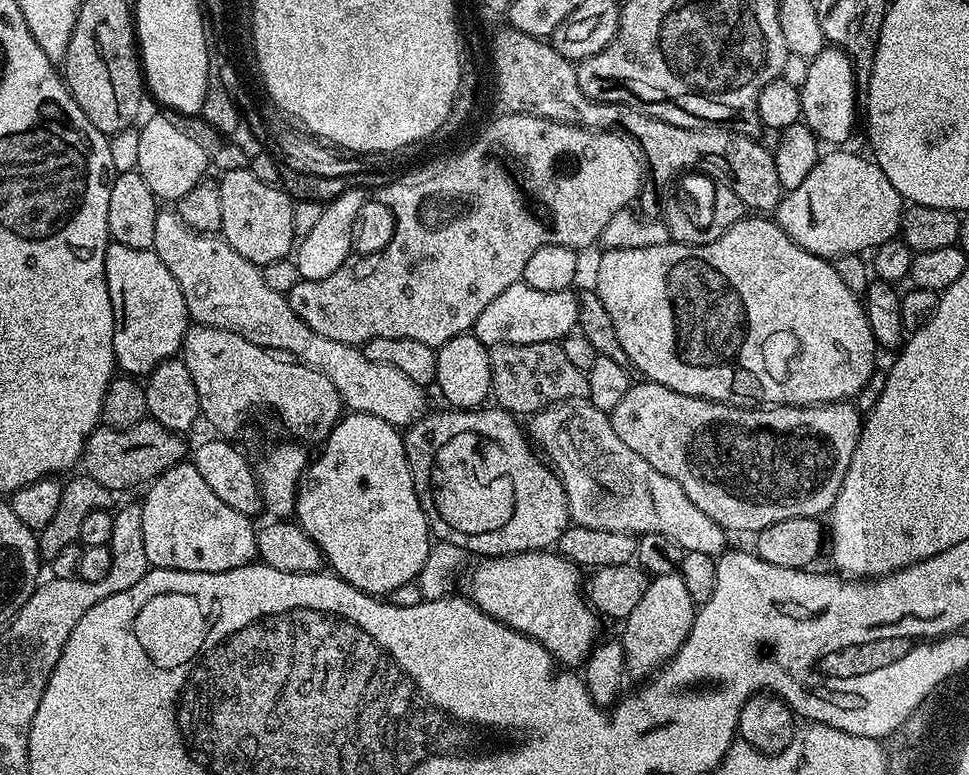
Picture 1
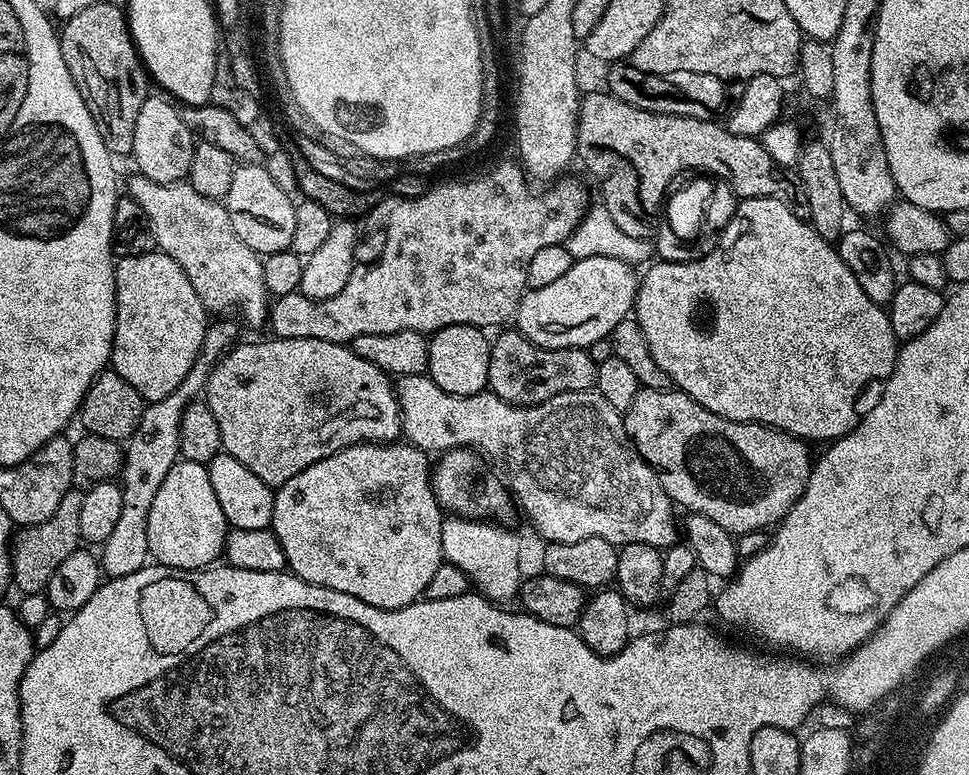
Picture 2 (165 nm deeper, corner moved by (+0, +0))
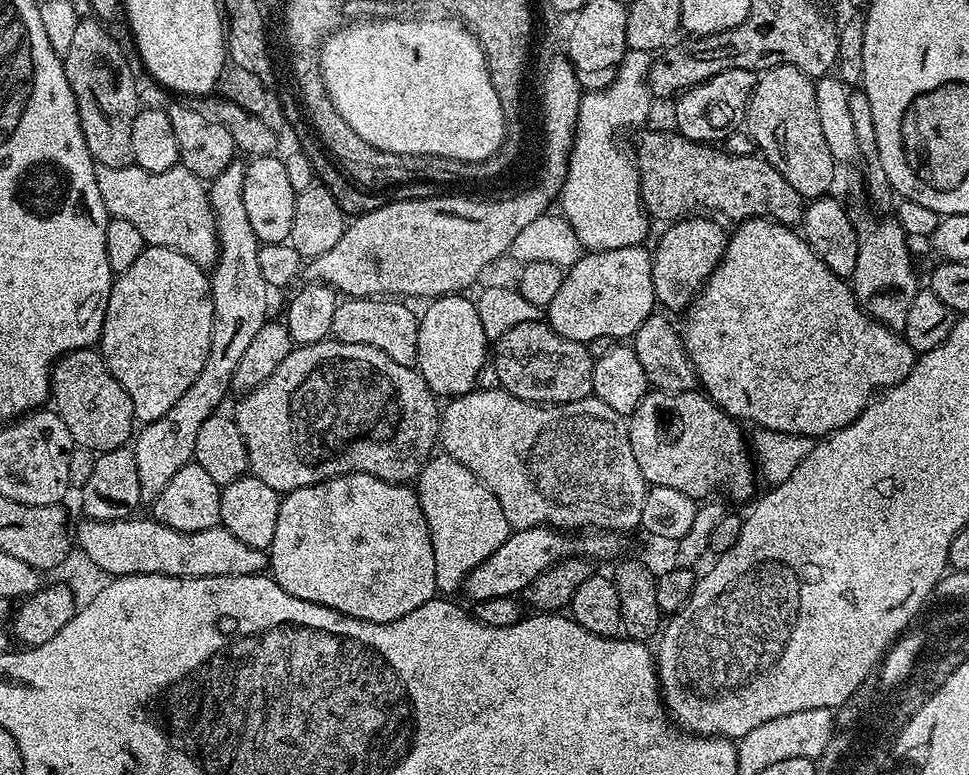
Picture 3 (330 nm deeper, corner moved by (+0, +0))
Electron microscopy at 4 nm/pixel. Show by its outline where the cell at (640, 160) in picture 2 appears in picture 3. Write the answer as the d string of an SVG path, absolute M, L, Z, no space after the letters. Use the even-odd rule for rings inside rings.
M675 130L669 131L670 133L643 132L639 133L640 141L634 144L634 155L636 164L640 167L640 202L653 221L675 222L693 214L715 214L725 221L732 220L731 222L753 220L756 216L762 216L789 226L799 225L803 221L806 207L804 197L763 156L729 154L723 147L691 140Z

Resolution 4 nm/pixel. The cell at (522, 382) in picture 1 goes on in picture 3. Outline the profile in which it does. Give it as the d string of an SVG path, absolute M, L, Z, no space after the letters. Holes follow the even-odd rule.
M543 319L522 322L514 326L514 330L506 330L502 338L498 338L490 348L490 367L496 371L496 383L505 388L514 398L522 398L535 404L565 404L578 402L592 395L594 382L594 352L588 344L579 344L570 338L562 338Z

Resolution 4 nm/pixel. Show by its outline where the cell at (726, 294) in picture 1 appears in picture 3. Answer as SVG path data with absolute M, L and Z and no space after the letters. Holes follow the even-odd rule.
M756 216L753 220L737 223L735 228L736 233L733 231L728 237L728 245L724 256L720 259L720 265L705 282L700 295L688 305L686 315L683 317L684 324L682 323L684 348L688 352L690 362L696 368L699 387L727 416L731 416L737 422L749 420L756 428L778 430L782 434L823 438L829 432L845 428L847 424L858 419L873 399L872 391L875 388L880 388L879 390L894 388L908 377L910 370L916 365L918 353L904 341L903 335L887 328L885 324L877 324L856 303L856 296L852 293L849 281L834 274L834 270L830 270L830 266L826 266L826 262L822 262L822 258L814 254L807 240L795 227Z

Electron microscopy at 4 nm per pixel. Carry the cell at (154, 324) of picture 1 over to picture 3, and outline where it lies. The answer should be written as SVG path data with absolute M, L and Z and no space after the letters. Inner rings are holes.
M145 246L142 254L138 254L138 259L130 265L130 270L119 273L113 279L112 293L106 306L106 318L98 341L98 351L103 356L110 374L114 374L114 378L118 378L122 390L126 390L126 394L130 394L134 414L141 425L162 418L162 414L166 414L166 410L170 410L170 406L174 406L174 402L178 402L178 398L182 398L182 394L186 394L186 390L190 390L190 386L194 386L194 378L198 378L198 374L202 374L202 366L206 366L206 354L210 354L210 330L213 326L214 306L212 305L212 285L209 273L194 262L190 262L190 258L186 258L186 254L178 254L178 250Z

